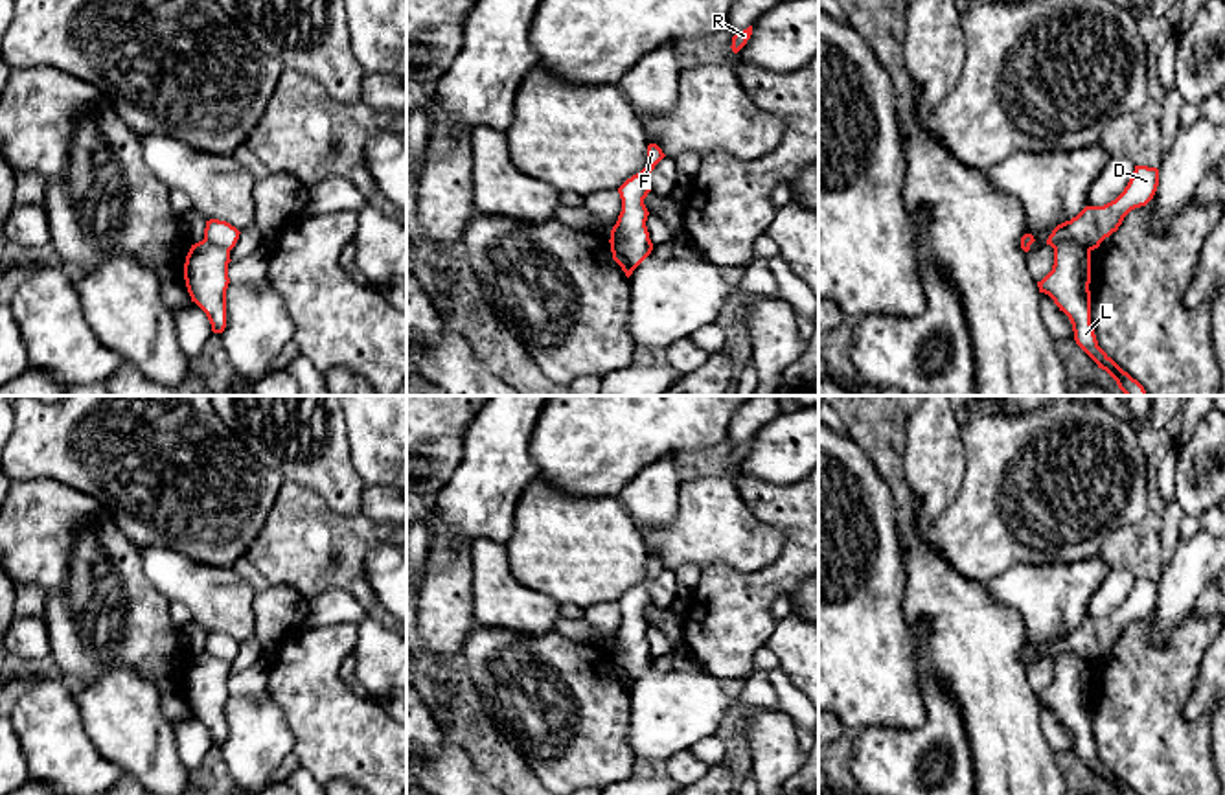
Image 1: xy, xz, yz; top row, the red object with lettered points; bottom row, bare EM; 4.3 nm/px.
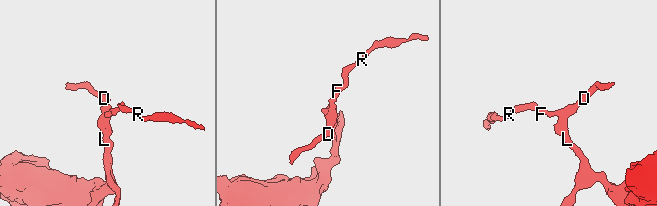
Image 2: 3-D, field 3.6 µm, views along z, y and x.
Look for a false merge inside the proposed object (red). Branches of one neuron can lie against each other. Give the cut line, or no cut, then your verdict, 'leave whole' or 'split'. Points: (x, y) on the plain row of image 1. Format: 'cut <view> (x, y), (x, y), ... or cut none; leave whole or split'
cut yz (1054, 659), (1075, 654), (1089, 663); split

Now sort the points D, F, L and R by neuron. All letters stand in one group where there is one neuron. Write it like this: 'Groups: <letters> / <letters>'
Groups: D F R / L

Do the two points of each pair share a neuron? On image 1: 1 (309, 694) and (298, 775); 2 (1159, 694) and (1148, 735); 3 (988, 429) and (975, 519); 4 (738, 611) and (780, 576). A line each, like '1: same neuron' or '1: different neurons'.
1: different neurons
2: same neuron
3: same neuron
4: same neuron

